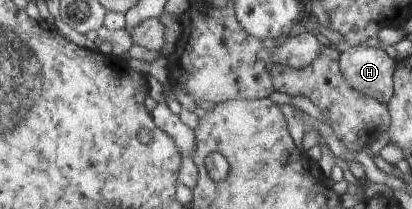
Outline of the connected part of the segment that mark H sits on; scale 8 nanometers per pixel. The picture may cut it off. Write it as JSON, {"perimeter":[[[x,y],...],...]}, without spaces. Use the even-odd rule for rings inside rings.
{"perimeter":[[[347,47],[341,51],[341,71],[350,87],[388,104],[394,98],[396,61],[376,47]]]}

